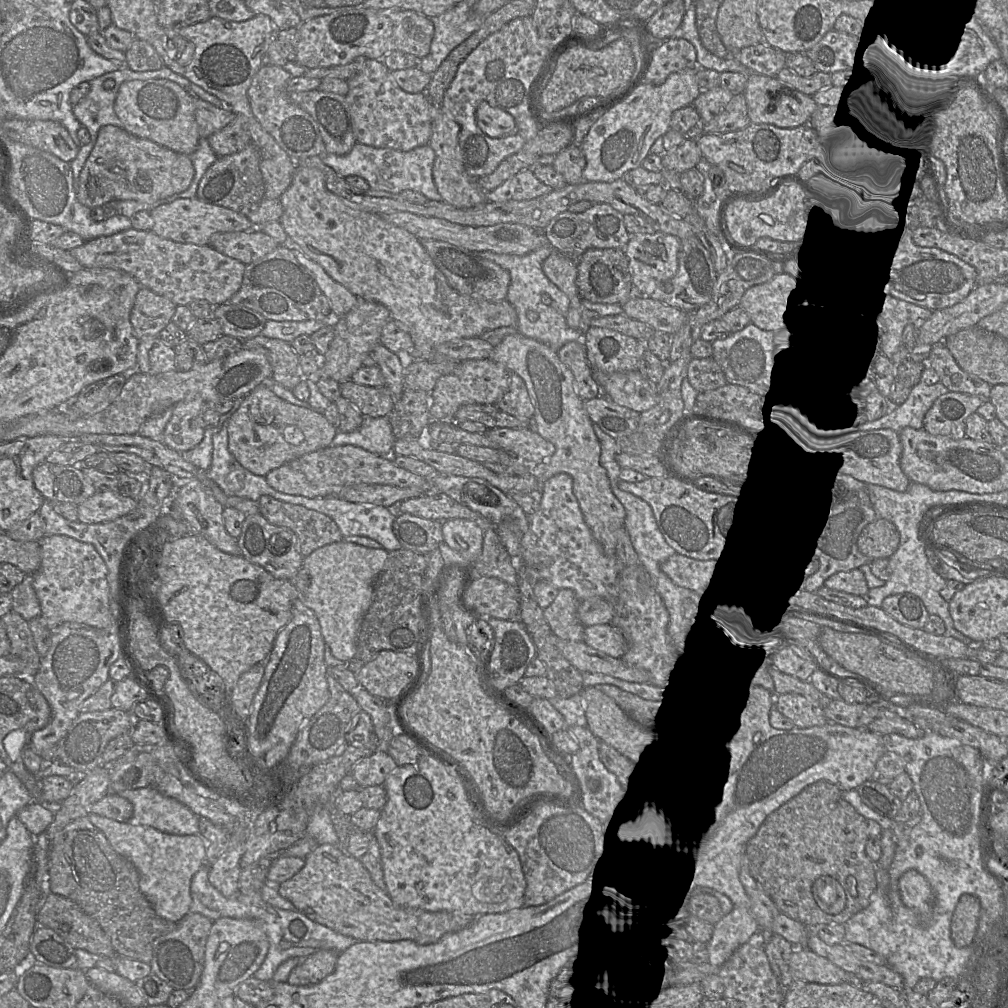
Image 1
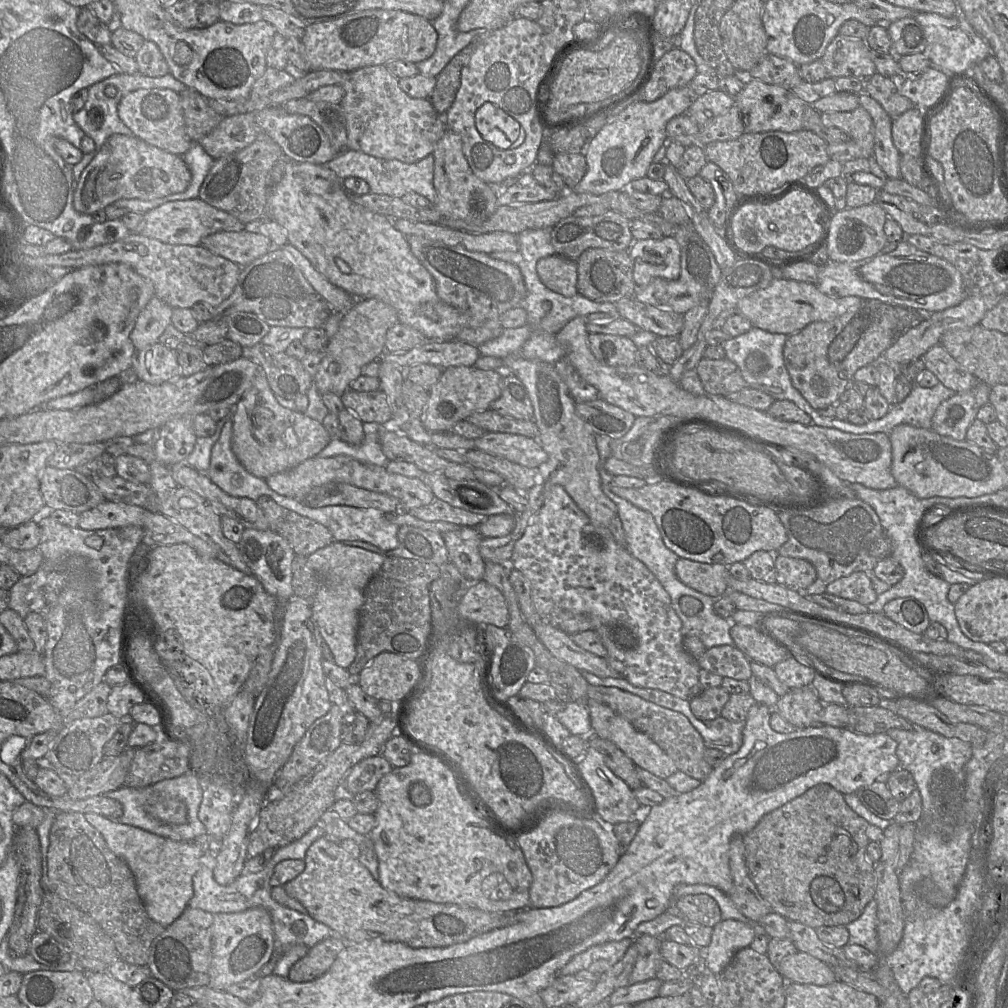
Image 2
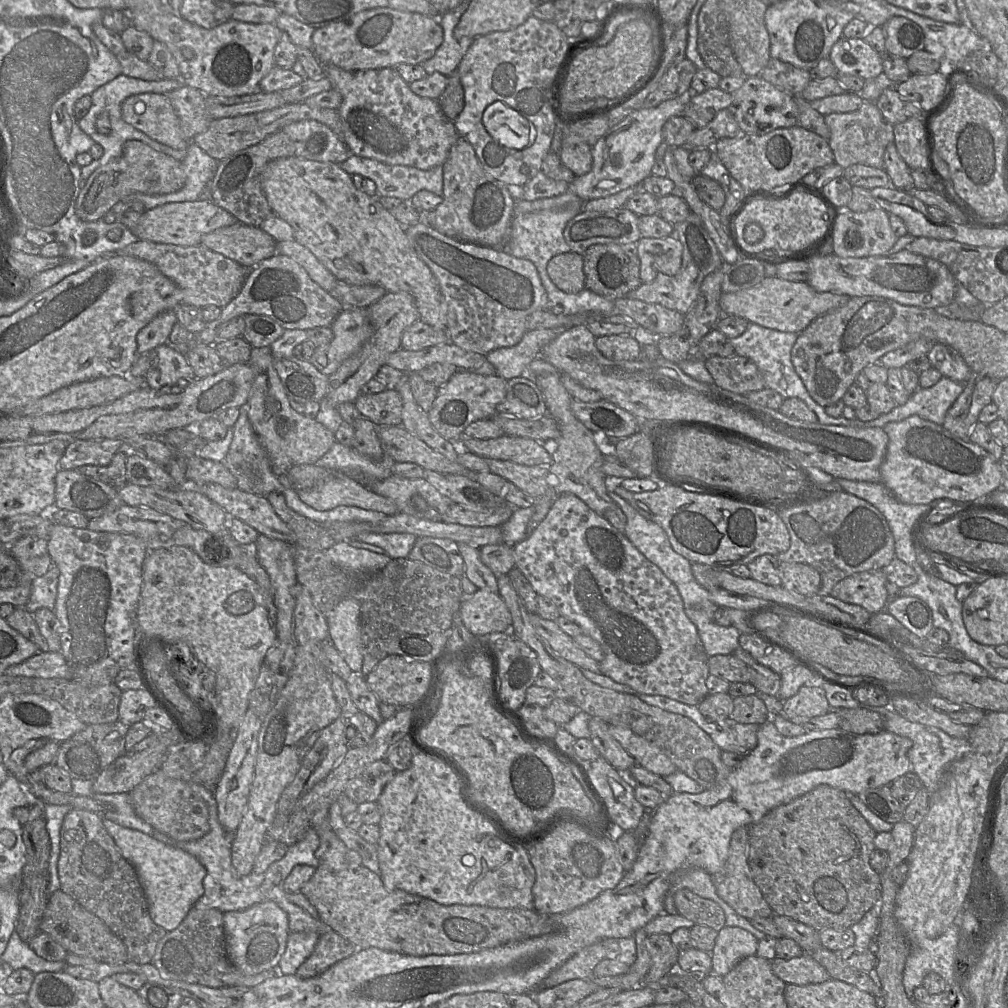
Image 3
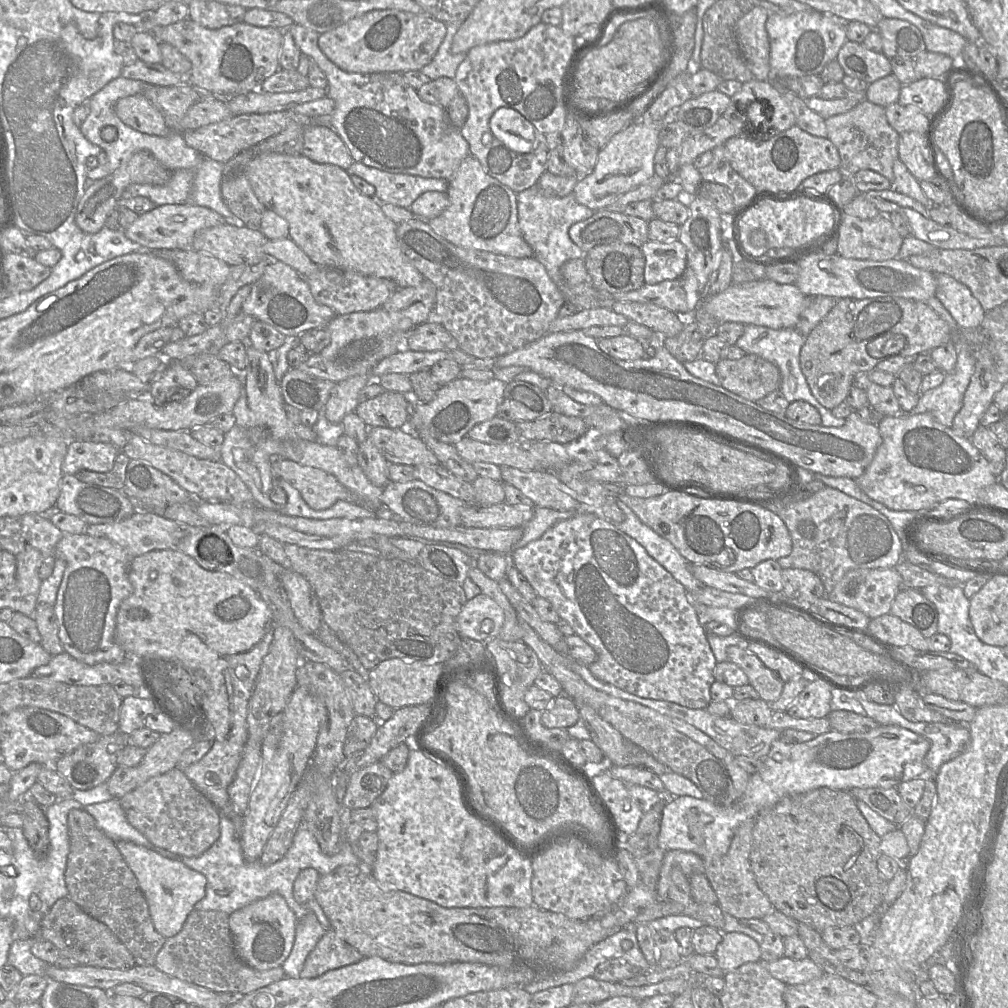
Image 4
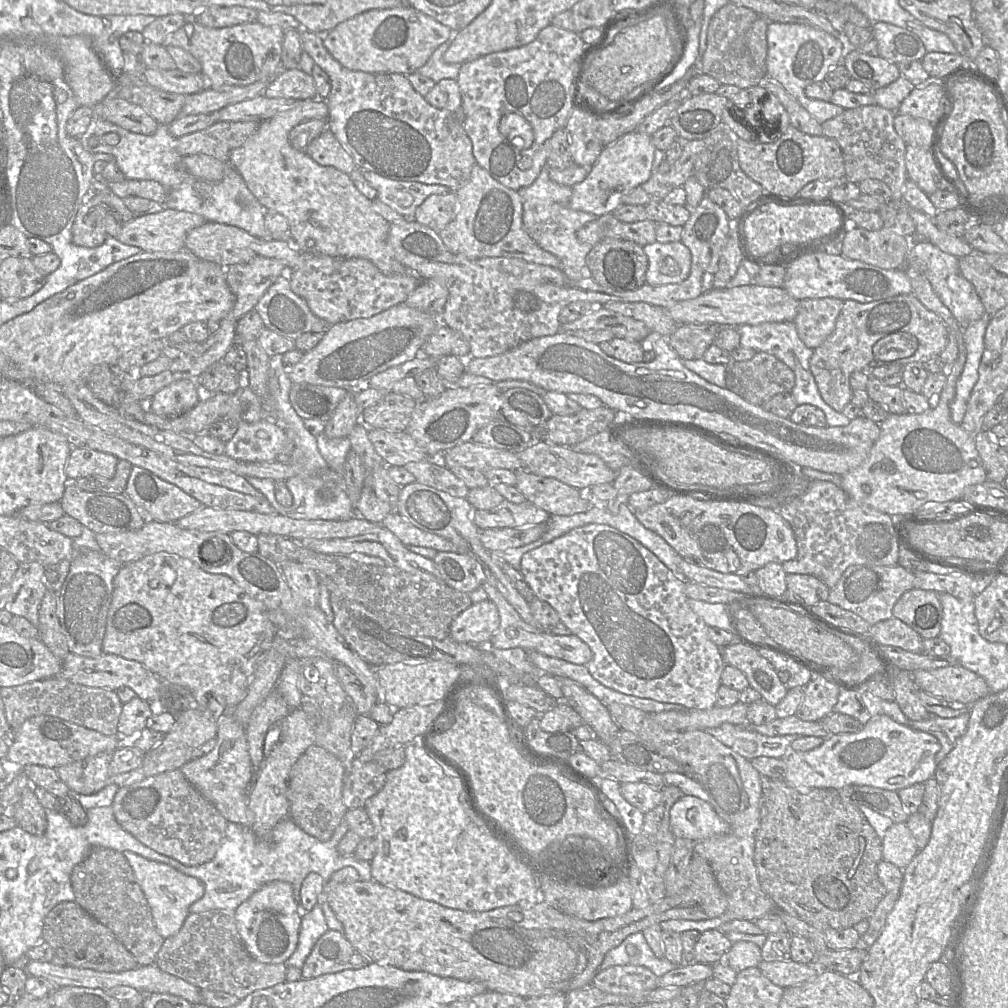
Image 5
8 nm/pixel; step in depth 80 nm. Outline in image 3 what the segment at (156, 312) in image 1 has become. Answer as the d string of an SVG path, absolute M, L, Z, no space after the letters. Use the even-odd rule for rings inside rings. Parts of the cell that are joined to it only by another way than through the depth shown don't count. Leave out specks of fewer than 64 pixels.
M173 310L164 311L153 318L137 333L137 355L149 354L164 344L175 323L176 315Z

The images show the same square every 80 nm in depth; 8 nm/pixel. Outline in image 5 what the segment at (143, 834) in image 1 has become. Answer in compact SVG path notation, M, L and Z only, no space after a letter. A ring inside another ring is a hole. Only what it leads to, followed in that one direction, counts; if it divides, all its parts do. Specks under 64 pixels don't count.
M125 851L123 855L132 867L135 878L149 904L157 932L165 939L176 935L189 914L190 906L203 896L205 891L203 883L170 865L148 860L133 852Z

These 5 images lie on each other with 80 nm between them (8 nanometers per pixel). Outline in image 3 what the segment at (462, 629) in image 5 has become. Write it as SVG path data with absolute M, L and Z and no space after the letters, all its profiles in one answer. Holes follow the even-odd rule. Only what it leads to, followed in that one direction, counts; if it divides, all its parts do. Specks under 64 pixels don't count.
M478 589L464 598L459 616L465 628L477 639L485 639L494 632L508 632L511 616L498 593Z

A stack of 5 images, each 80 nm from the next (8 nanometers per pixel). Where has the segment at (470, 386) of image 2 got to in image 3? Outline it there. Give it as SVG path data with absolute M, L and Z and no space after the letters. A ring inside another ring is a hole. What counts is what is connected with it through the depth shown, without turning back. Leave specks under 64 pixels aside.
M458 370L447 383L438 388L437 396L428 411L434 429L449 441L458 440L473 422L493 418L497 406L505 400L507 380L498 375L479 375L470 370Z

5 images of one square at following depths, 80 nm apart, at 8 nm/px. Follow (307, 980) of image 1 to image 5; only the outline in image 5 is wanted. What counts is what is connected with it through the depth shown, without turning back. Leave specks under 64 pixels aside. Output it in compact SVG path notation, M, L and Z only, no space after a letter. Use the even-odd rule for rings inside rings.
M329 929L317 940L305 960L301 968L302 979L360 969L369 963L370 960L358 952L343 933Z

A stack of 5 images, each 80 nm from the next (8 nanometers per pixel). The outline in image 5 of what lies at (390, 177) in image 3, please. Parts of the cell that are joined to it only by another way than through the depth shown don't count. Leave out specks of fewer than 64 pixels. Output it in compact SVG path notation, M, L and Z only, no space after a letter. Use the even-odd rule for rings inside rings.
M362 171L363 177L377 190L378 200L388 205L407 221L415 220L416 208L430 195L442 195L450 189L438 184L423 184L386 178L371 171Z

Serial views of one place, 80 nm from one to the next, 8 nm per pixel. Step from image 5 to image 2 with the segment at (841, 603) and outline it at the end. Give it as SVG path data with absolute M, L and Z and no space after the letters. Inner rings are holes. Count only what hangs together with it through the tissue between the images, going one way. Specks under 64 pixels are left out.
M854 572L847 577L841 577L831 582L827 586L826 592L834 596L859 602L865 606L875 602L878 596L871 580L864 572Z

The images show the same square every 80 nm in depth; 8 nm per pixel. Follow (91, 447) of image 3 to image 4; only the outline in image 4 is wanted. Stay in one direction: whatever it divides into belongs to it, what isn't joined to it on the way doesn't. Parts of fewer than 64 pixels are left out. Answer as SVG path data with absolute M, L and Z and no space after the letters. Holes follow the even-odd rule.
M69 441L61 469L64 474L75 475L81 470L106 473L113 466L118 449L108 443Z

